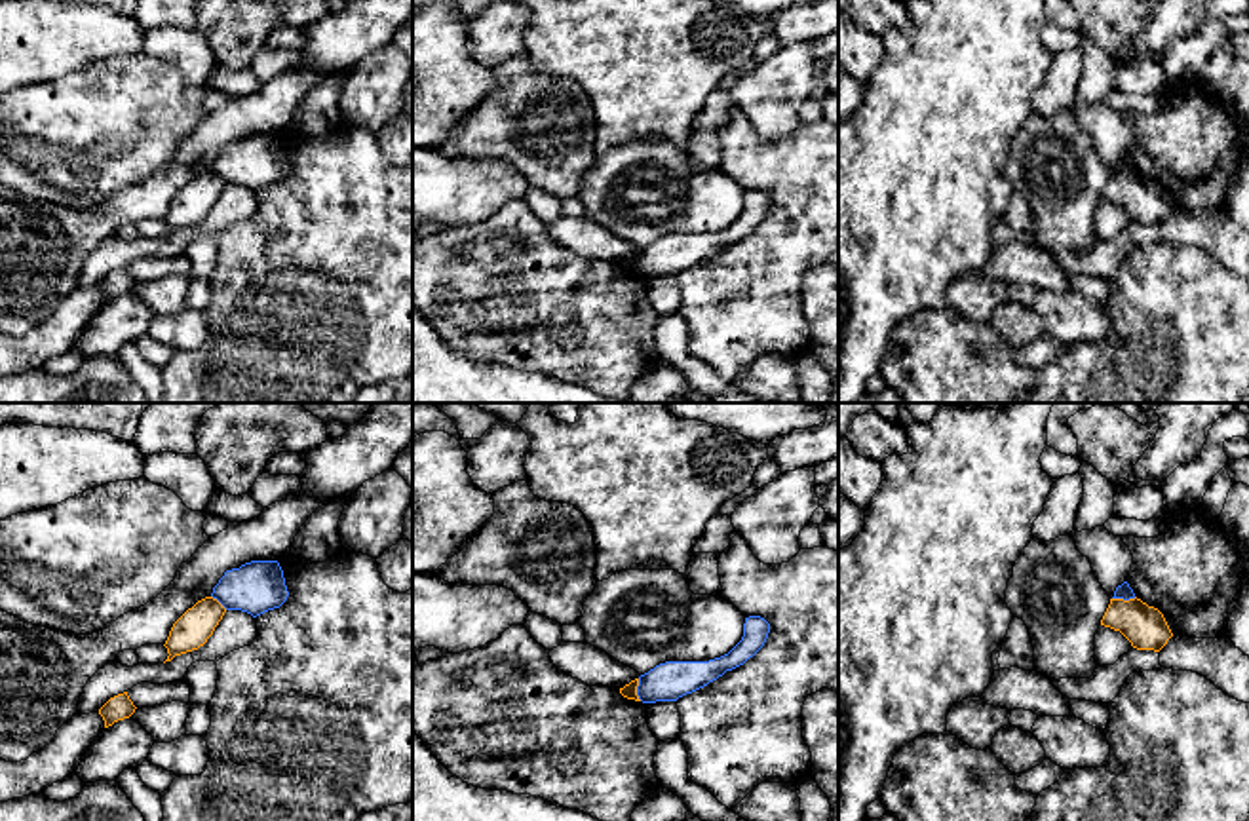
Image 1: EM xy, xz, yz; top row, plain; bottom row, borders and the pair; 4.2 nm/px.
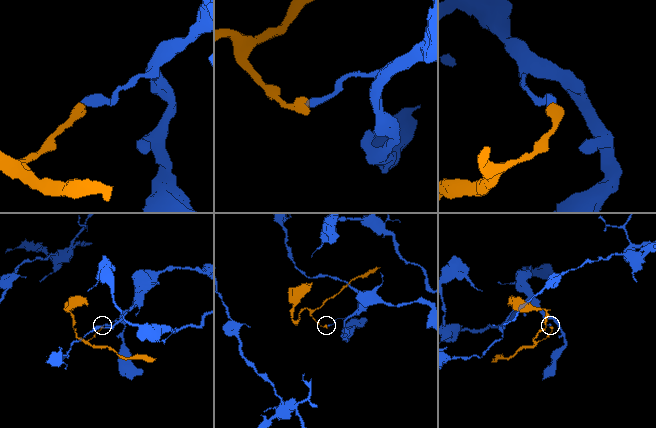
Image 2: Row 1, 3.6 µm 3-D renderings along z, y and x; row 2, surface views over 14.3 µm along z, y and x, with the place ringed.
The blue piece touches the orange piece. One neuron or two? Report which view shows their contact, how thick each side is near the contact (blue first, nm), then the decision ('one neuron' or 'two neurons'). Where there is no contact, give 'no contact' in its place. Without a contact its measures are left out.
yz | 70/180 nm | two neurons

